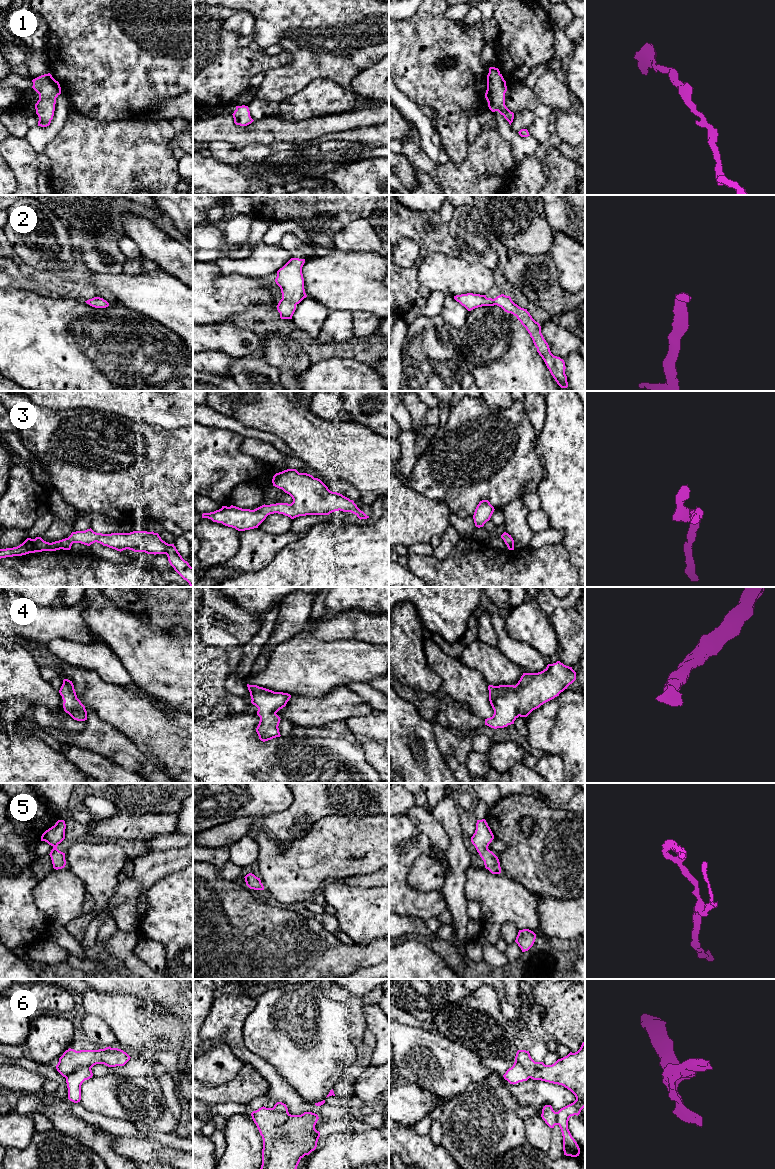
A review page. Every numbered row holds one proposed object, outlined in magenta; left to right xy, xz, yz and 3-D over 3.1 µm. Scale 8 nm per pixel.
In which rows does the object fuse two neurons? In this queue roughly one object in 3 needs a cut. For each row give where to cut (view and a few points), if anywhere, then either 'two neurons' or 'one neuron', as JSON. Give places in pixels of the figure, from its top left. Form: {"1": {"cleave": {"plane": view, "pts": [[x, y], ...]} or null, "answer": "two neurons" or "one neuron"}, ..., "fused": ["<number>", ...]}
{"1": {"cleave": null, "answer": "one neuron"}, "2": {"cleave": null, "answer": "one neuron"}, "3": {"cleave": null, "answer": "one neuron"}, "4": {"cleave": null, "answer": "one neuron"}, "5": {"cleave": null, "answer": "one neuron"}, "6": {"cleave": null, "answer": "one neuron"}, "fused": []}

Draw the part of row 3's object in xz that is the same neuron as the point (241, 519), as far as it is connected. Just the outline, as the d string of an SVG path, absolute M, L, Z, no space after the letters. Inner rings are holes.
M287 469L276 473L272 479L273 486L289 494L293 502L262 505L254 510L242 509L231 505L210 513L203 513L202 518L245 531L258 526L270 514L278 513L294 519L306 515L329 515L335 511L351 512L360 520L367 519L353 500L340 493L332 492L318 478L307 473L299 473L296 469Z

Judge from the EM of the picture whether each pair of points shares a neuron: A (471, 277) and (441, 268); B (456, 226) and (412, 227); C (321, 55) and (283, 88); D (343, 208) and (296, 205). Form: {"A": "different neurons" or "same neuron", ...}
{"A": "same neuron", "B": "different neurons", "C": "same neuron", "D": "same neuron"}

